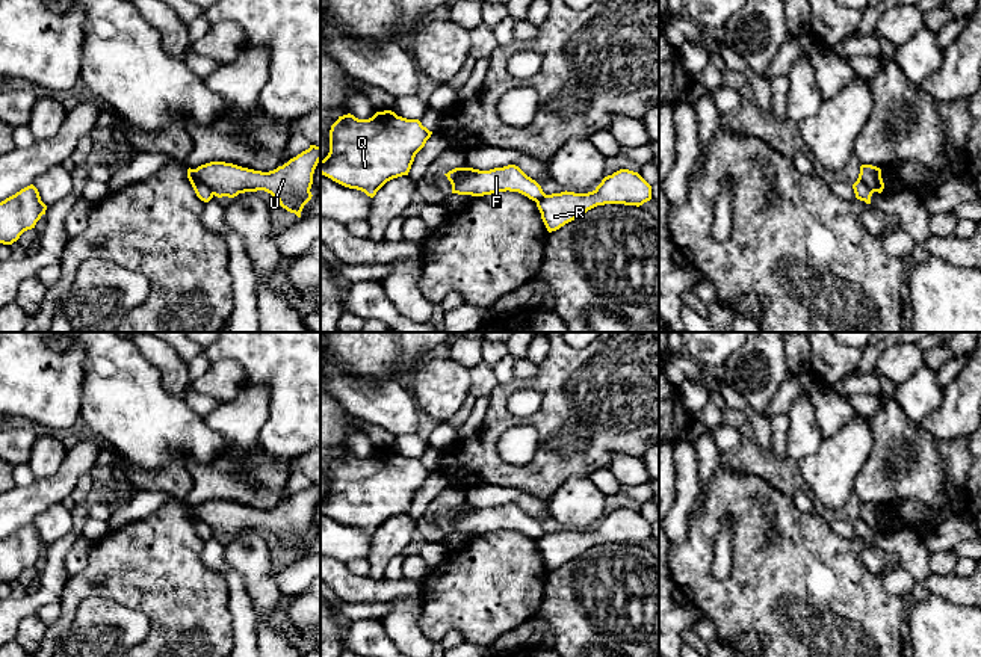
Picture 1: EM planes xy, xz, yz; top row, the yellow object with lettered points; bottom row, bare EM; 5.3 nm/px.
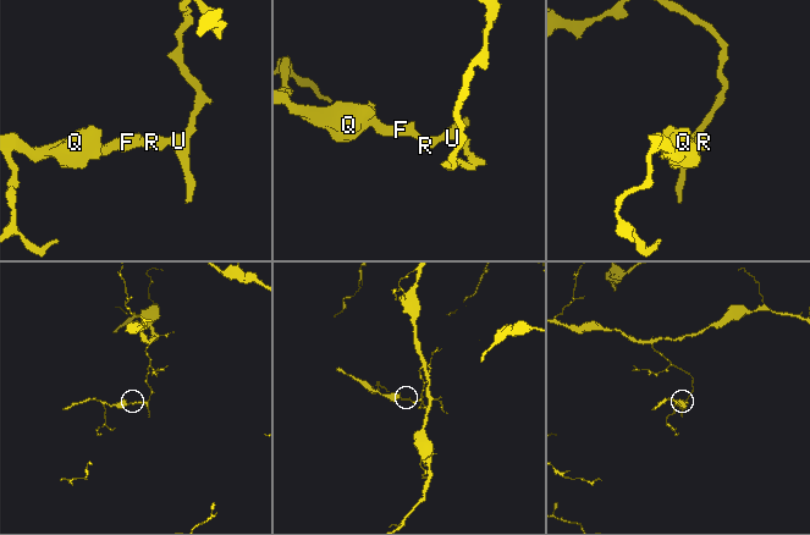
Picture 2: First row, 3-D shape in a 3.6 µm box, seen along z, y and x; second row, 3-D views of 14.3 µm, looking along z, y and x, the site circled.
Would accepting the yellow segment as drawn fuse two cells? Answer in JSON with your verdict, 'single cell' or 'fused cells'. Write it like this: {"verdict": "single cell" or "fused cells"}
{"verdict": "fused cells"}

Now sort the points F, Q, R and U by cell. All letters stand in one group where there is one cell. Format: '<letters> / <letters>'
F Q / R U

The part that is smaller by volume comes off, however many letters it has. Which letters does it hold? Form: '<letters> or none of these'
F, Q

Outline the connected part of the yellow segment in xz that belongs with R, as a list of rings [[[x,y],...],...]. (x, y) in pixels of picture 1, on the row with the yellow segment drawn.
[[[620,169],[608,175],[588,193],[561,192],[546,195],[537,202],[549,233],[605,204],[642,205],[651,199],[651,186],[638,174]]]

